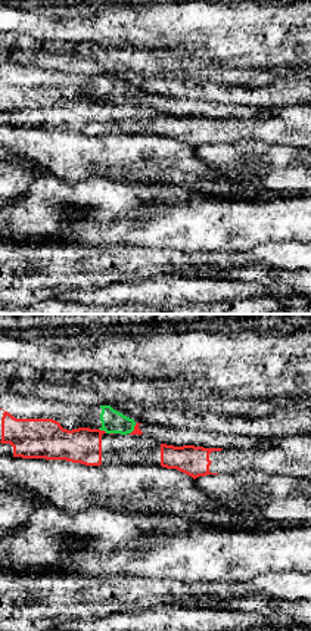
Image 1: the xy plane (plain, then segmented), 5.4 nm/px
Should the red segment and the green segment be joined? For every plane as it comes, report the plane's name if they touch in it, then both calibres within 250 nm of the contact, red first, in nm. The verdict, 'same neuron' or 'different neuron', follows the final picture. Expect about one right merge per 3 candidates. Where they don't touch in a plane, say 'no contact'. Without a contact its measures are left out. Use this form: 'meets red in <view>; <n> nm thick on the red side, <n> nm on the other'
meets red in xy; 190 nm thick on the red side, 130 nm on the other

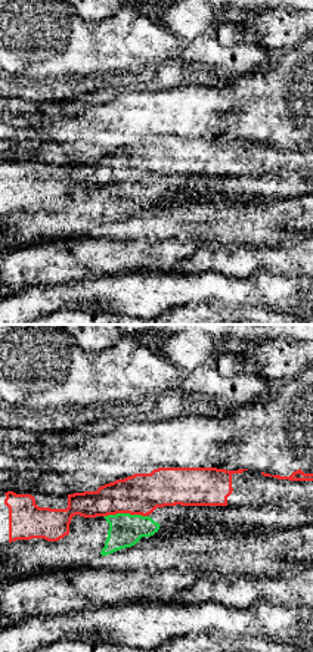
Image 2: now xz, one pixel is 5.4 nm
meets red in xz; 220 nm thick on the red side, 180 nm on the other

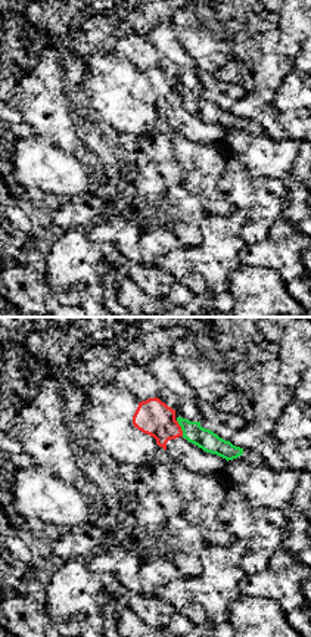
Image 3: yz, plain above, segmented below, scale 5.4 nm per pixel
meets red in yz; 190 nm thick on the red side, 110 nm on the other

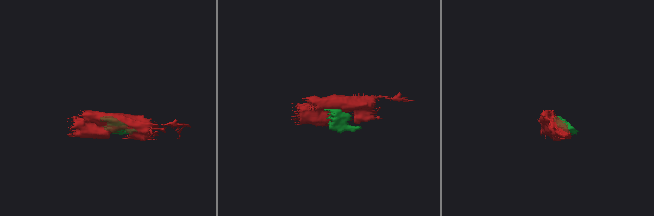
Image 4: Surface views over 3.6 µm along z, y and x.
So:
different neuron

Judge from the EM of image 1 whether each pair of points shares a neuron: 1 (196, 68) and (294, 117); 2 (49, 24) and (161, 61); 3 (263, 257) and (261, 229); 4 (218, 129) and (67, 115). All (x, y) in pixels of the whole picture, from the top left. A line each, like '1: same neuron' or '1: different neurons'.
1: different neurons
2: different neurons
3: different neurons
4: same neuron

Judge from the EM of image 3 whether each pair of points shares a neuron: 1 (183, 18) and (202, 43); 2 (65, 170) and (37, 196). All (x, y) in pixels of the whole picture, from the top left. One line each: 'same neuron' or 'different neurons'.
1: same neuron
2: same neuron

